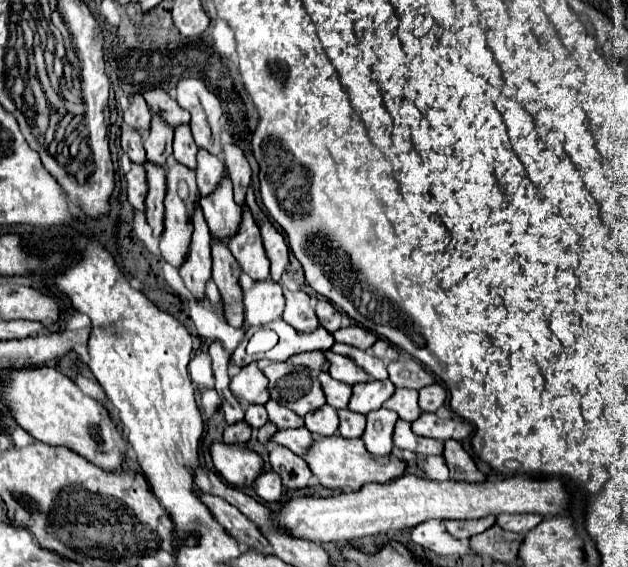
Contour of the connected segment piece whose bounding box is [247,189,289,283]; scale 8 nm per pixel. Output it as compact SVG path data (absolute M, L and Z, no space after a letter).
M253 189L247 191L247 205L261 229L261 235L263 235L263 245L265 245L265 251L267 251L267 257L271 261L271 279L275 283L281 281L281 275L285 273L287 265L289 265L289 249L285 245L285 239L283 235L273 227L273 223L267 219L267 215L261 211L261 207L257 205L255 201L255 195L253 195Z

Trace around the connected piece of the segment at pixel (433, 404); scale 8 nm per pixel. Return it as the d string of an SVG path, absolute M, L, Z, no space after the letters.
M437 383L423 387L419 391L419 405L425 413L435 413L439 407L445 405L445 399L447 399L447 391Z

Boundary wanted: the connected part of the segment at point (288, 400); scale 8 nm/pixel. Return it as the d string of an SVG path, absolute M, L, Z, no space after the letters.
M271 363L263 367L263 373L269 379L271 399L293 409L297 415L305 417L309 411L325 405L325 395L315 371L289 363Z

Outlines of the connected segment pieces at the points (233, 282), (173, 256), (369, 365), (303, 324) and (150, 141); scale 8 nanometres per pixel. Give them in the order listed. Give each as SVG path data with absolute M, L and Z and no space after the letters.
M213 241L213 281L219 287L227 323L235 329L243 327L243 291L239 285L241 267L225 243Z
M171 163L167 169L167 197L165 197L165 231L159 241L161 257L173 267L181 267L185 253L189 253L189 237L193 235L193 205L199 203L199 189L195 183L195 171L181 163Z
M335 343L335 345L331 347L331 351L343 355L343 357L353 359L353 361L355 361L359 367L363 367L373 379L383 381L383 379L389 377L385 363L383 363L381 359L373 357L373 355L367 353L367 351L361 351L361 349L357 349L357 347L351 347L351 345L345 345L345 343Z
M283 289L285 293L285 311L283 311L283 321L287 321L291 327L297 331L315 331L319 327L317 315L311 307L311 297L305 291L289 291Z
M153 117L151 121L151 131L145 139L145 151L147 151L147 161L153 161L153 165L167 165L173 149L173 129L165 125L159 117Z

